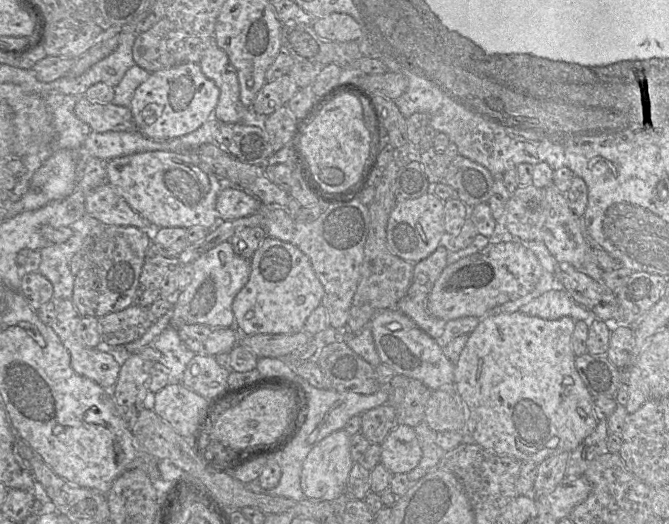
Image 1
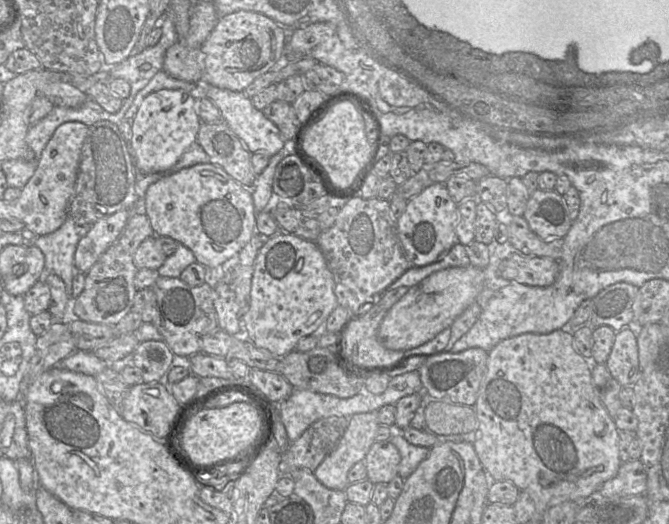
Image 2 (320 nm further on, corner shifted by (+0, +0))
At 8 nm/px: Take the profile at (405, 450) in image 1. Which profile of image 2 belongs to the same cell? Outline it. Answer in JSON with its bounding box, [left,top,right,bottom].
[364,440,400,484]

